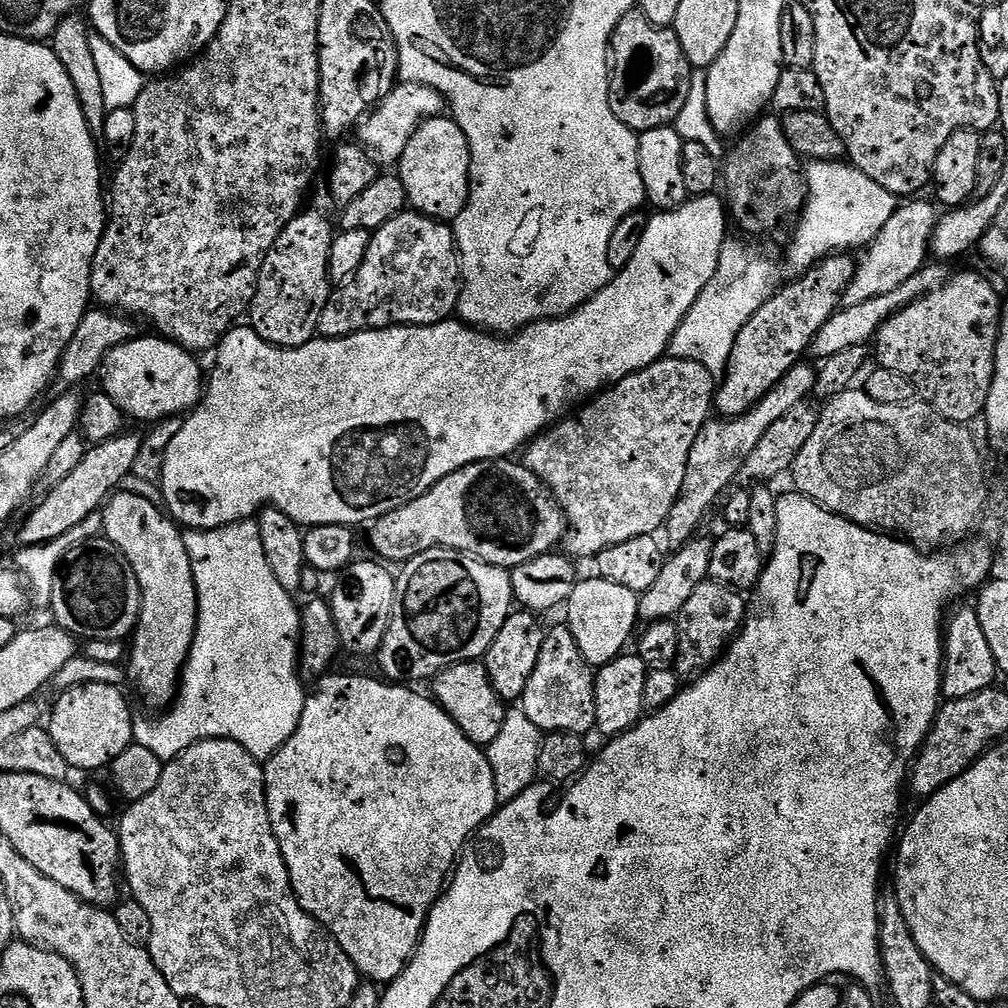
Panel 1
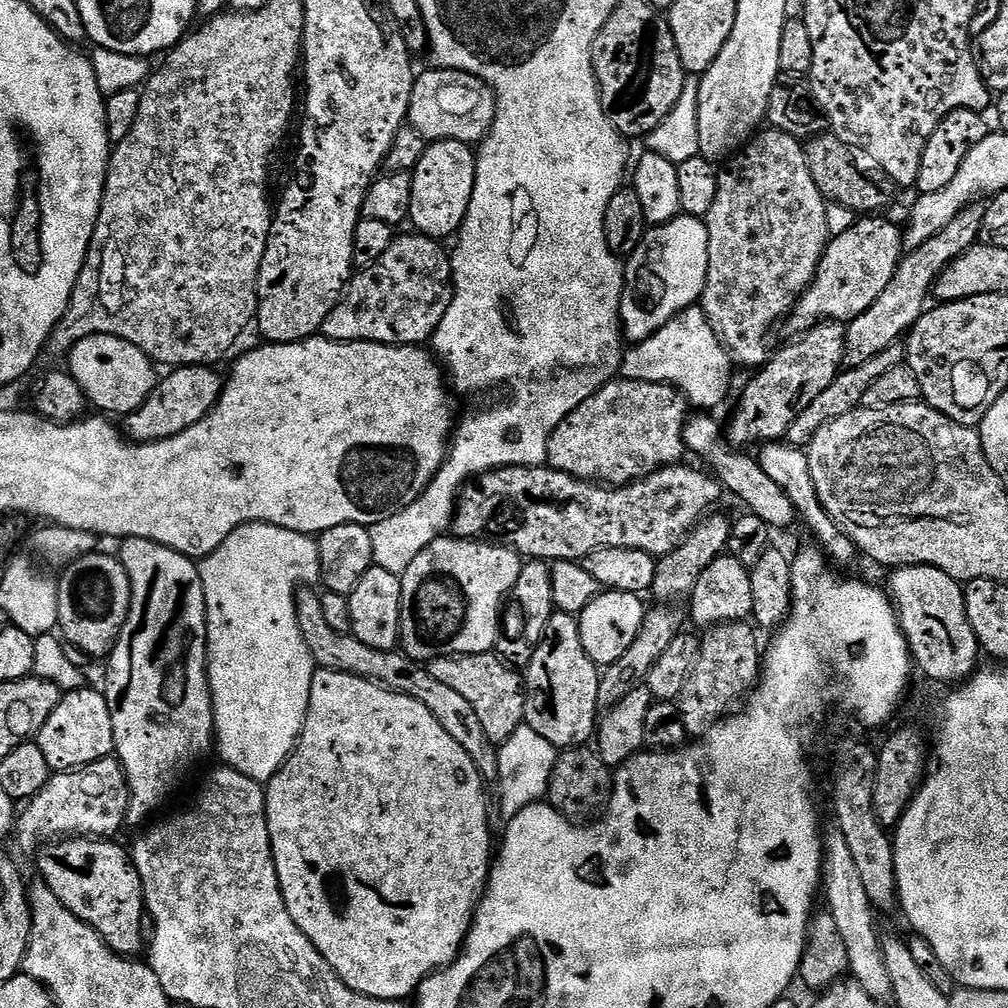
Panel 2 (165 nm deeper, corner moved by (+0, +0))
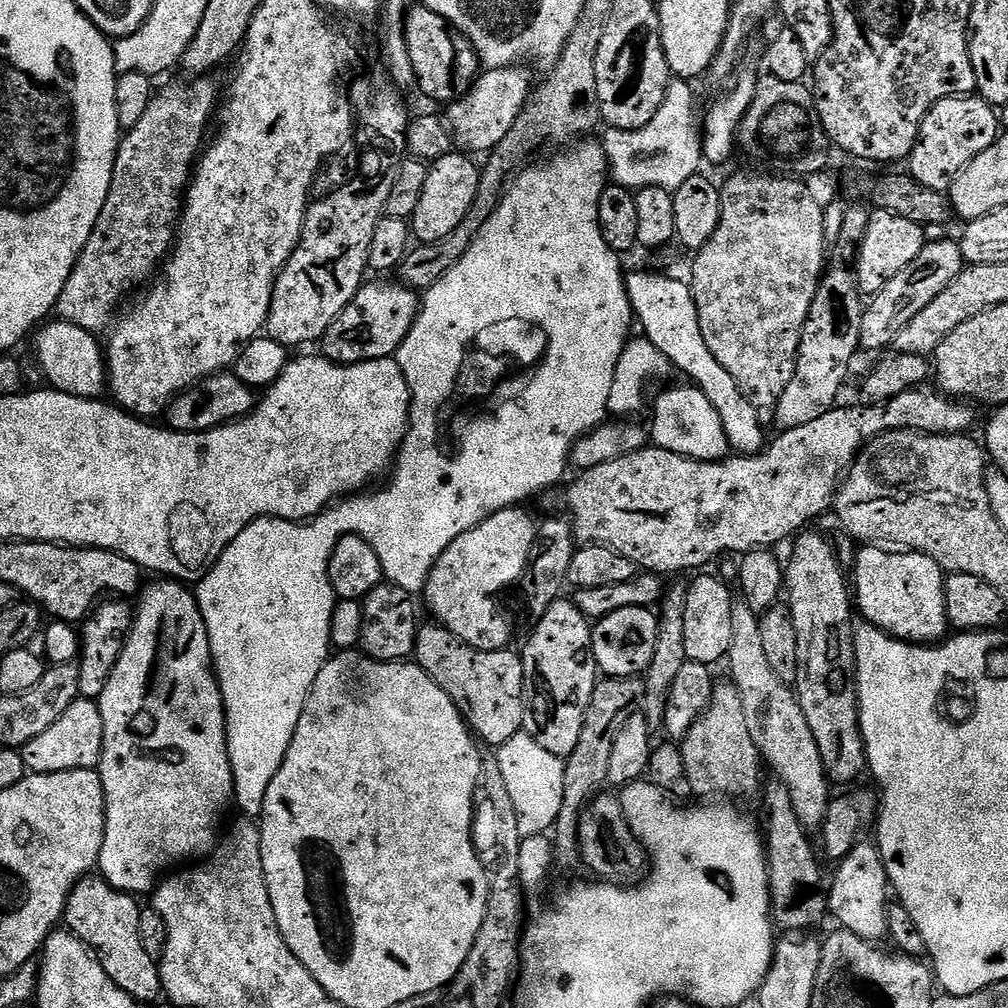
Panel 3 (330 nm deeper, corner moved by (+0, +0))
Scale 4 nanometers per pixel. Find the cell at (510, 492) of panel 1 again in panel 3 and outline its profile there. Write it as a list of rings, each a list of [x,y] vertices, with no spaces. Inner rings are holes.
[[[921,386],[898,394],[884,404],[864,408],[830,409],[822,418],[806,426],[786,428],[776,441],[754,456],[732,454],[723,460],[691,460],[665,448],[645,446],[637,452],[602,462],[602,466],[585,468],[568,488],[568,508],[572,511],[572,533],[581,545],[601,544],[630,558],[637,569],[645,572],[688,572],[711,562],[723,552],[743,554],[753,548],[771,549],[784,539],[795,537],[807,520],[816,520],[833,507],[842,477],[851,468],[861,448],[884,432],[911,430],[935,436],[959,436],[975,422],[973,405],[961,402],[935,387]]]

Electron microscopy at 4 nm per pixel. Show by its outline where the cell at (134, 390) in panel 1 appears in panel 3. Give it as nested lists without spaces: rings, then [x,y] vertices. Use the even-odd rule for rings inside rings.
[[[56,318],[45,323],[35,333],[36,356],[43,379],[48,380],[57,392],[65,392],[71,396],[81,396],[87,400],[100,398],[109,387],[106,352],[93,333],[82,330],[82,326],[74,326],[70,322]]]

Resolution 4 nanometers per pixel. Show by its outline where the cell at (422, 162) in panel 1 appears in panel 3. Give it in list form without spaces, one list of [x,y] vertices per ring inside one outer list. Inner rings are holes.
[[[453,150],[448,156],[431,161],[422,198],[418,198],[418,210],[414,210],[410,221],[411,235],[419,243],[438,242],[454,234],[458,222],[466,218],[466,210],[470,210],[480,185],[480,168],[472,160],[475,159],[471,155]]]

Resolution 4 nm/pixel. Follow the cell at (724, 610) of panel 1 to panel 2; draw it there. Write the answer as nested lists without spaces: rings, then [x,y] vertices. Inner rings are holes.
[[[736,620],[733,624],[717,624],[703,633],[700,653],[692,667],[690,678],[676,701],[687,735],[699,738],[709,731],[717,721],[745,703],[746,697],[756,687],[762,671],[762,644],[757,629],[751,623]]]

